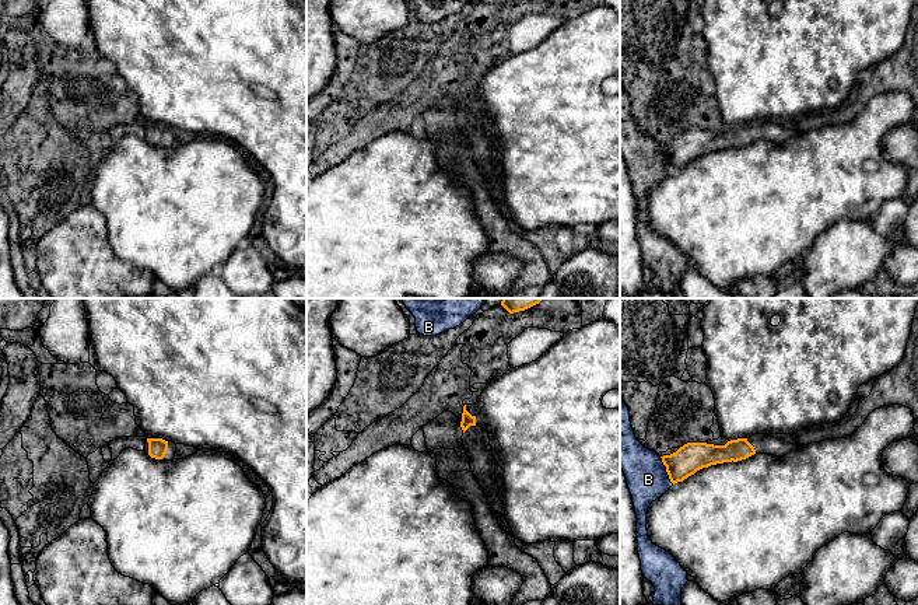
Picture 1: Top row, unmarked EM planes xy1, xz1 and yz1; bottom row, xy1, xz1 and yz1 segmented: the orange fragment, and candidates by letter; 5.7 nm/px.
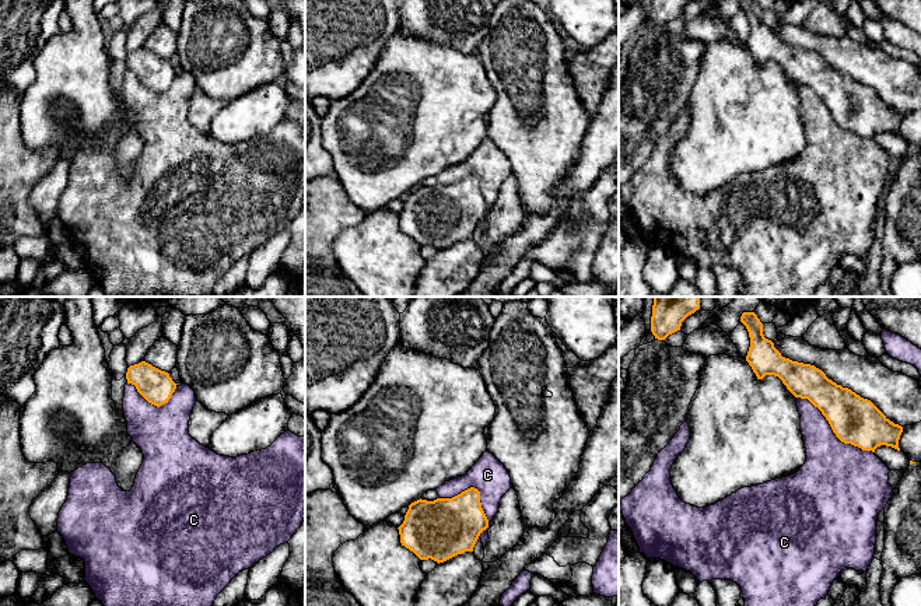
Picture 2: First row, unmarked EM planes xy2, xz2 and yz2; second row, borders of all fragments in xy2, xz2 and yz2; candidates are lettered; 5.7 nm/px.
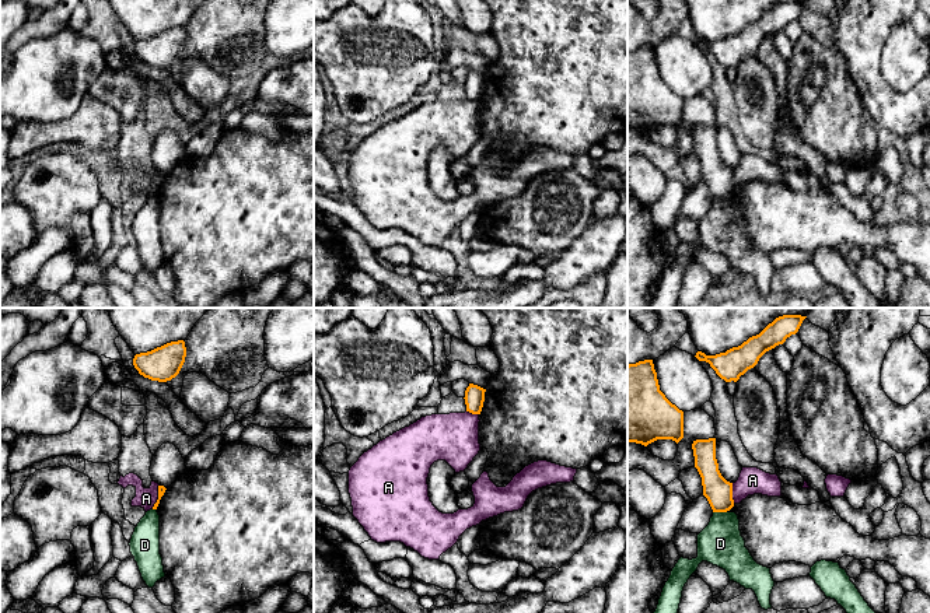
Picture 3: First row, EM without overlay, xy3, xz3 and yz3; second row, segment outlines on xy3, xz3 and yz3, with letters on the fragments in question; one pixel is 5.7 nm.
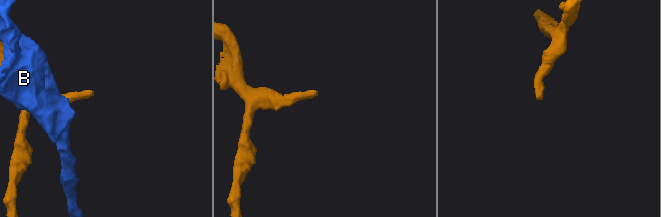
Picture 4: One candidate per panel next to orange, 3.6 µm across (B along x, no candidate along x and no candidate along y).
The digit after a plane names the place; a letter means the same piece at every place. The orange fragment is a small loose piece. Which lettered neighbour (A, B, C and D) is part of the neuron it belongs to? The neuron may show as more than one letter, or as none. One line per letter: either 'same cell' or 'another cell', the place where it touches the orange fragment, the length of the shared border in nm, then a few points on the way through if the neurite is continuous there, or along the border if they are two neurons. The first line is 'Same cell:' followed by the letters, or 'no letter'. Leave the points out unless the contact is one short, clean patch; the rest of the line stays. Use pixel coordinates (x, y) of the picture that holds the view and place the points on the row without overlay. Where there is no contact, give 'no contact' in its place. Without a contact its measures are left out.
Same cell: no letter
A: another cell; contact yz3 (731, 179); length 120 nm; border yz3 (731, 170), (731, 185), (734, 189)
B: another cell; contact yz1 (666, 157); length 180 nm; border yz1 (659, 143), (668, 164), (673, 170)
C: another cell; contact yz2 (833, 118); length 550 nm
D: another cell; contact yz3 (720, 198); length 90 nm; border yz3 (727, 196), (713, 199)

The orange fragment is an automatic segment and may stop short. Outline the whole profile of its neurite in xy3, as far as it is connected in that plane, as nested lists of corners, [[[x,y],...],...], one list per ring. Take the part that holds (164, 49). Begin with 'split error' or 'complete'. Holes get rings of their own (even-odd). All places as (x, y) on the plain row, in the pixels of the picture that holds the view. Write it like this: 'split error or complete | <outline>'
complete | [[[183,27],[171,28],[147,39],[136,41],[133,52],[151,67],[167,69],[175,64],[186,43]]]

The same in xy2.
complete | [[[141,48],[130,52],[126,59],[127,70],[136,73],[137,78],[151,91],[160,94],[171,85],[176,76],[168,59]]]

